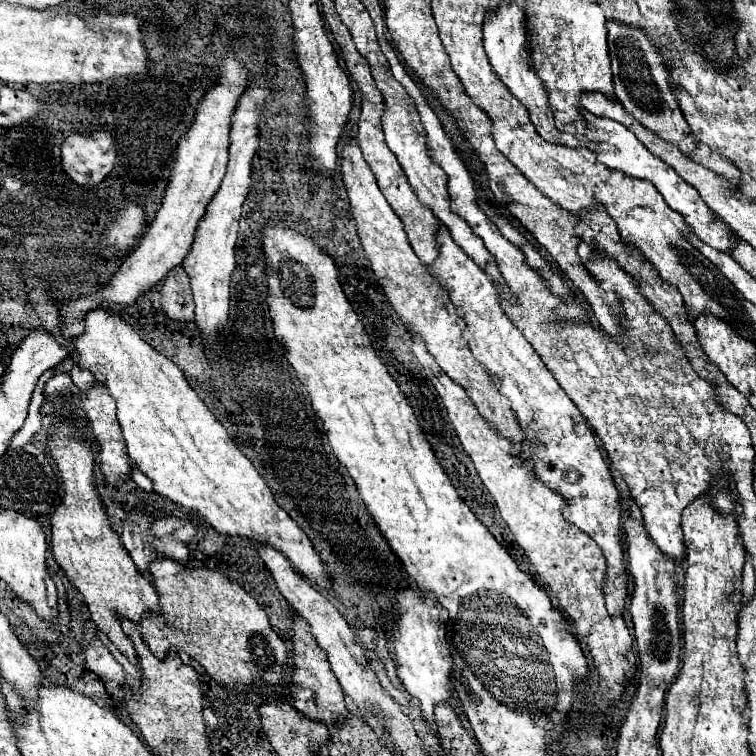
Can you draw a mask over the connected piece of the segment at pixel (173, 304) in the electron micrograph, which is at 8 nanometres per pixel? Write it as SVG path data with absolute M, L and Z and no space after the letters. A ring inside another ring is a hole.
M175 267L167 273L165 285L161 289L163 311L171 319L193 321L193 299L189 289L189 277L183 267Z

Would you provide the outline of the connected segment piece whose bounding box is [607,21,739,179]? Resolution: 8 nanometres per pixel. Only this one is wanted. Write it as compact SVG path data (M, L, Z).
M607 21L609 31L609 57L611 57L611 71L613 71L613 83L615 83L615 95L623 107L635 115L635 119L651 129L661 139L675 143L687 157L691 157L695 163L701 163L703 167L709 167L729 179L739 179L739 169L735 169L727 157L719 155L707 145L701 145L697 137L689 131L687 121L683 119L683 113L675 101L675 95L667 83L667 67L665 59L659 53L659 49L647 39L645 33L639 29L623 27L619 23Z

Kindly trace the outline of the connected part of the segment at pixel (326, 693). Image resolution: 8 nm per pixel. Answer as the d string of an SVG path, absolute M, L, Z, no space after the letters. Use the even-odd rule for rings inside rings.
M293 611L293 625L289 629L289 639L293 643L293 651L291 651L291 659L293 659L293 681L291 681L291 701L297 707L297 711L301 711L303 715L321 721L325 725L335 725L343 713L345 713L345 699L343 699L343 691L339 681L335 679L333 671L329 669L329 661L325 651L315 643L315 639L309 633L309 625L305 623L305 619Z

